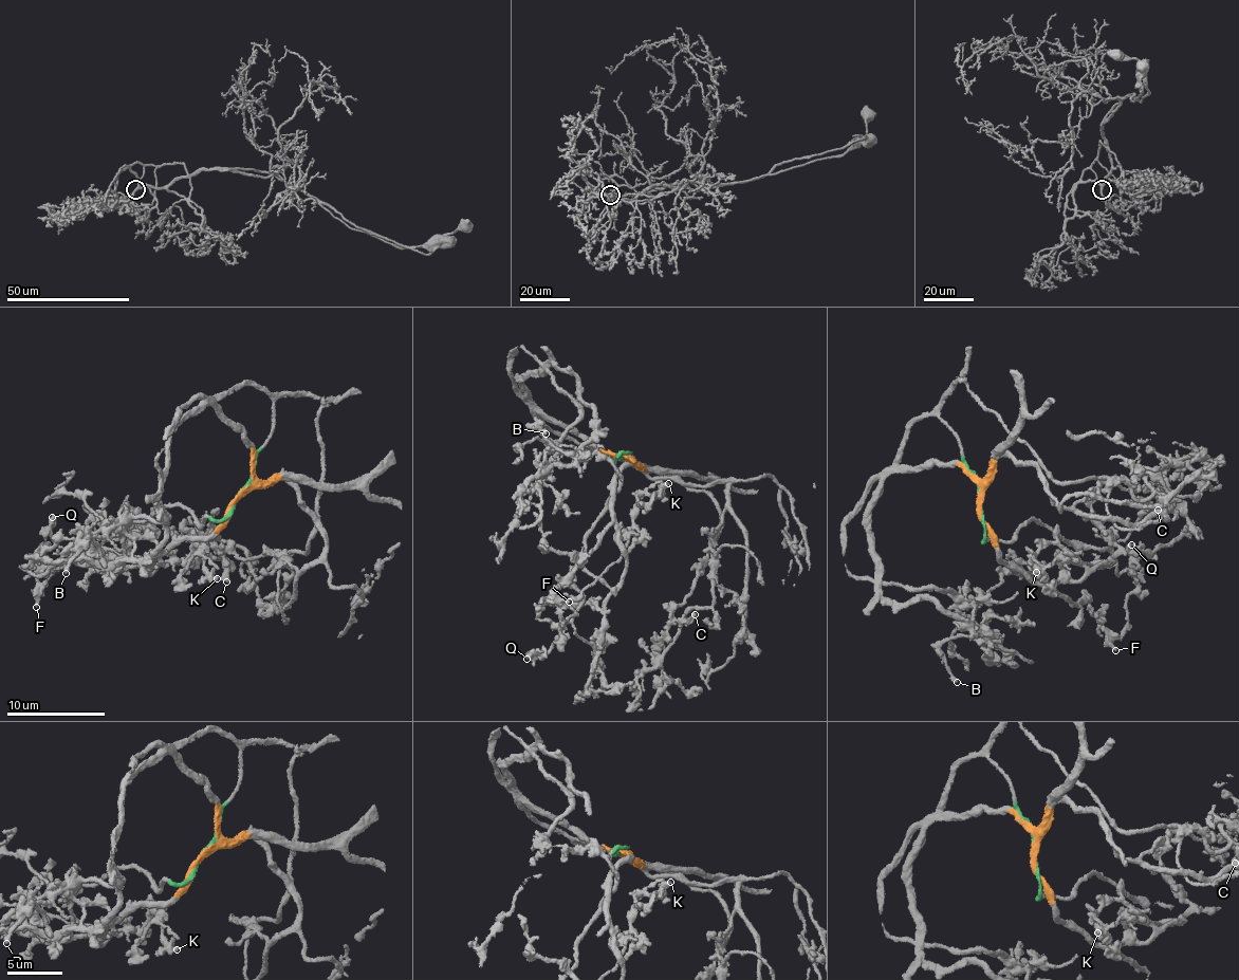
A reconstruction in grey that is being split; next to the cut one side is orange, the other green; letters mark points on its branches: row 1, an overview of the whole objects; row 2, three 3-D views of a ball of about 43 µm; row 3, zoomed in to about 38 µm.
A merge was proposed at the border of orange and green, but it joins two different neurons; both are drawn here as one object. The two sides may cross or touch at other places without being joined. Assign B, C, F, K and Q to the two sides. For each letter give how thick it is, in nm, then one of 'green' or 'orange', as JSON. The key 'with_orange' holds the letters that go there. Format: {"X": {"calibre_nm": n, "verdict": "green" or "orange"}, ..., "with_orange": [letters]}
{"B": {"calibre_nm": 360, "verdict": "orange"}, "C": {"calibre_nm": 380, "verdict": "orange"}, "F": {"calibre_nm": 280, "verdict": "orange"}, "K": {"calibre_nm": 320, "verdict": "orange"}, "Q": {"calibre_nm": 360, "verdict": "green"}, "with_orange": ["B", "C", "F", "K"]}

